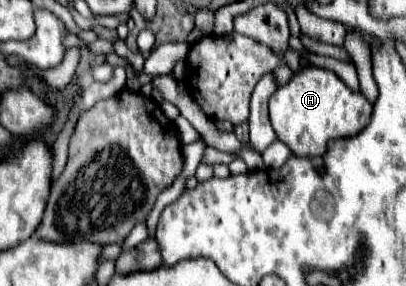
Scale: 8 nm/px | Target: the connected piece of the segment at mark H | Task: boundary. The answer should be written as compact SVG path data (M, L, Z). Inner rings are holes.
M304 67L268 101L270 123L276 137L288 145L296 157L322 157L328 143L358 135L370 121L372 105L360 93L352 93L344 81L330 69Z

